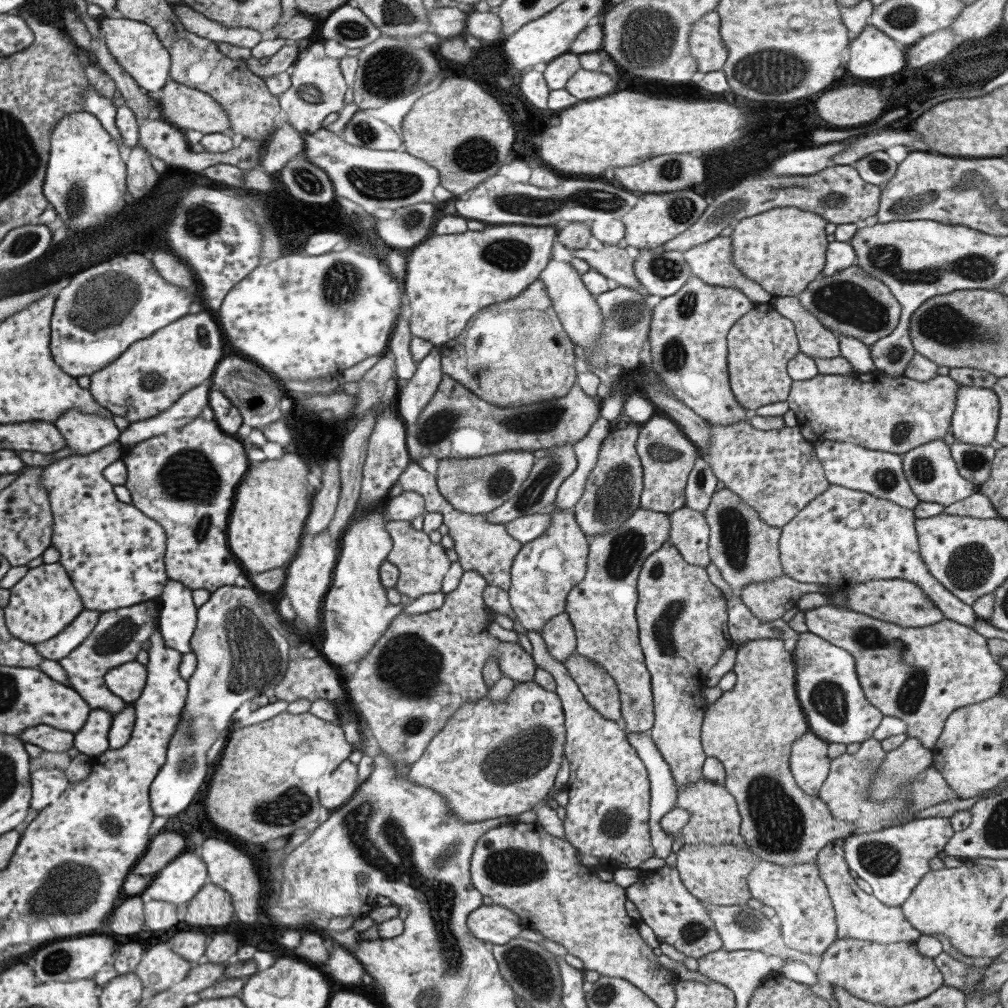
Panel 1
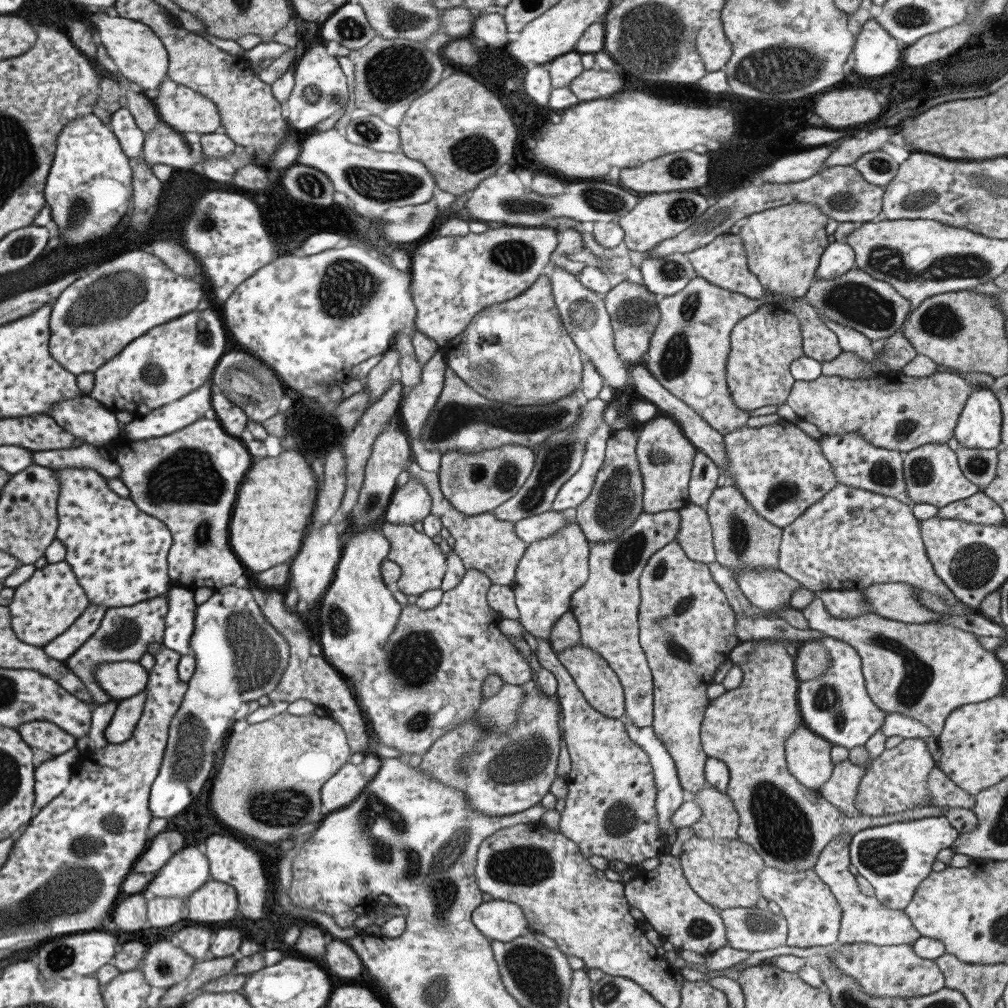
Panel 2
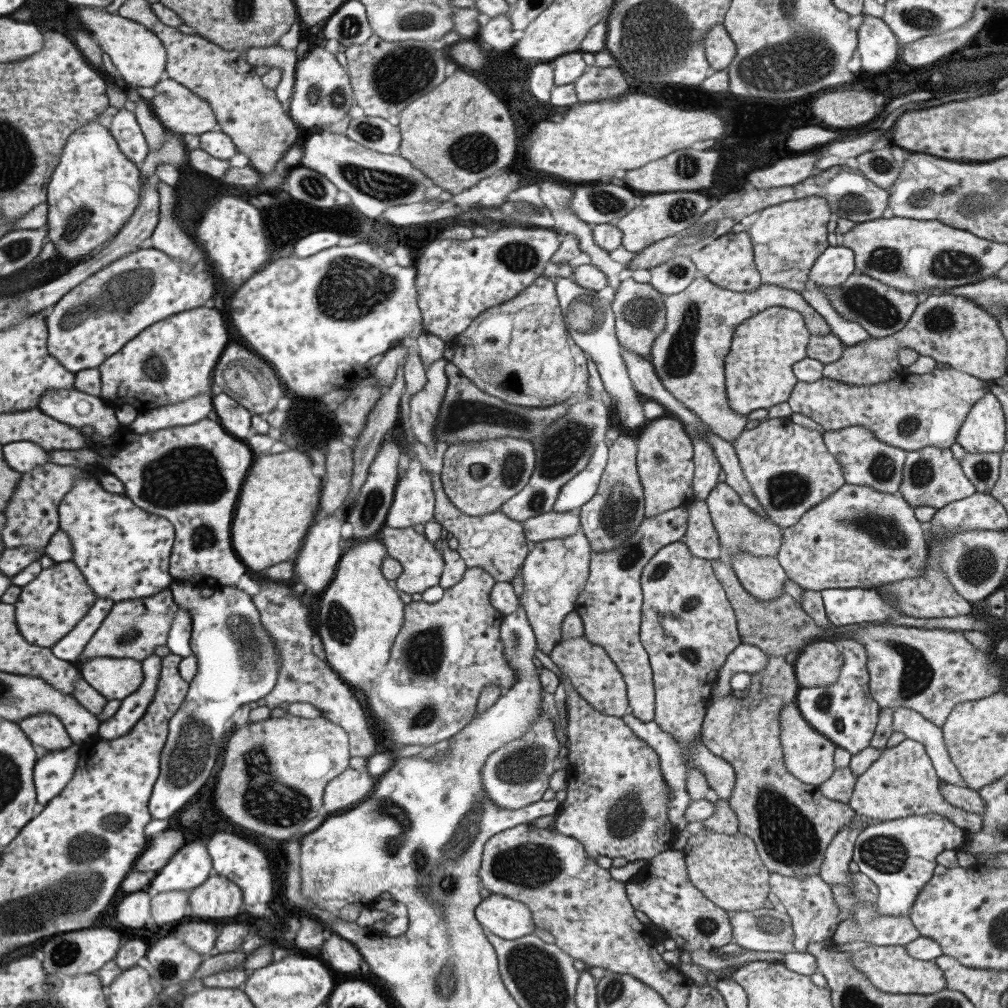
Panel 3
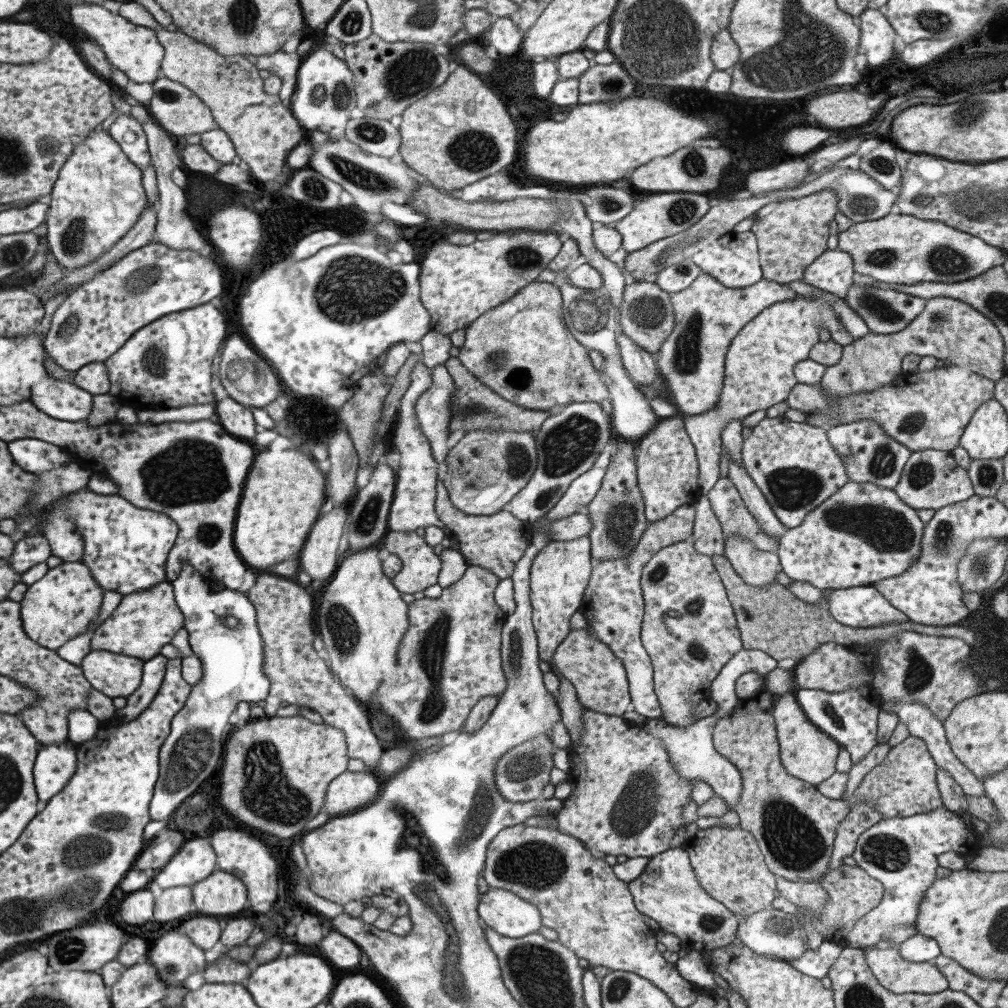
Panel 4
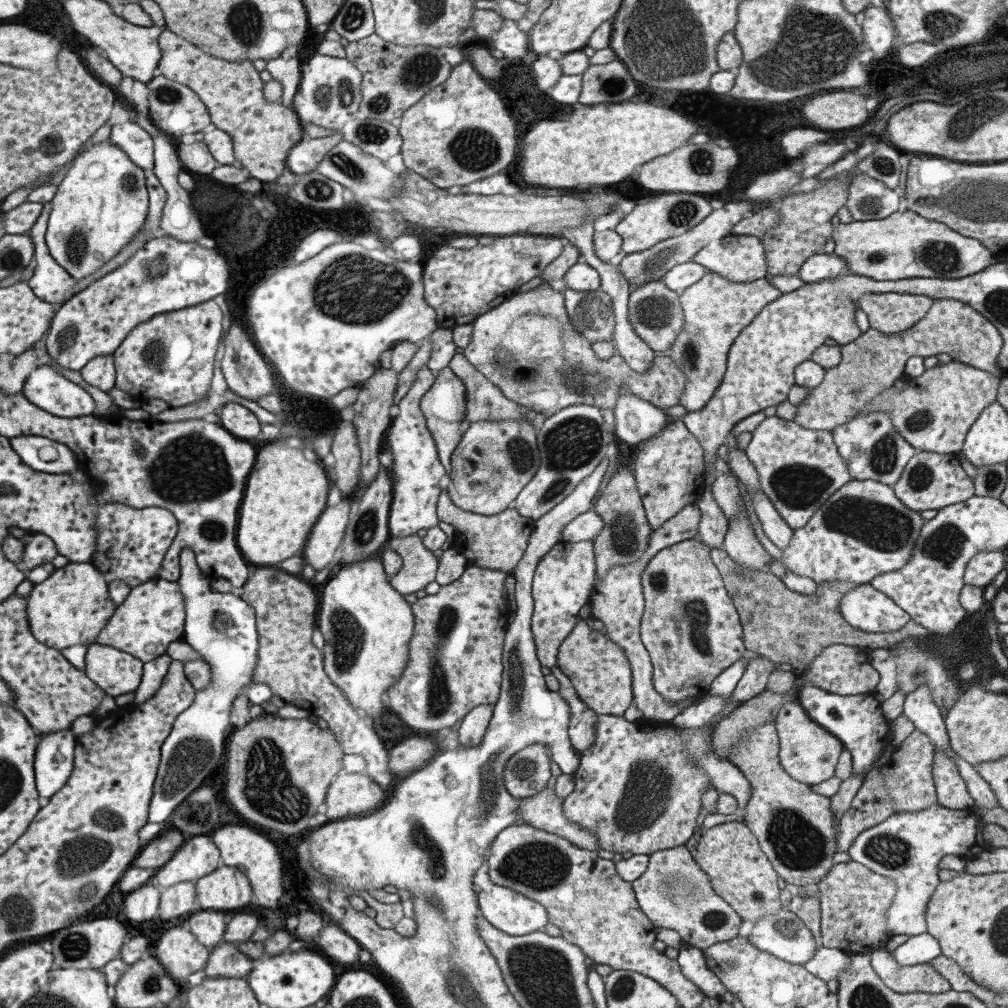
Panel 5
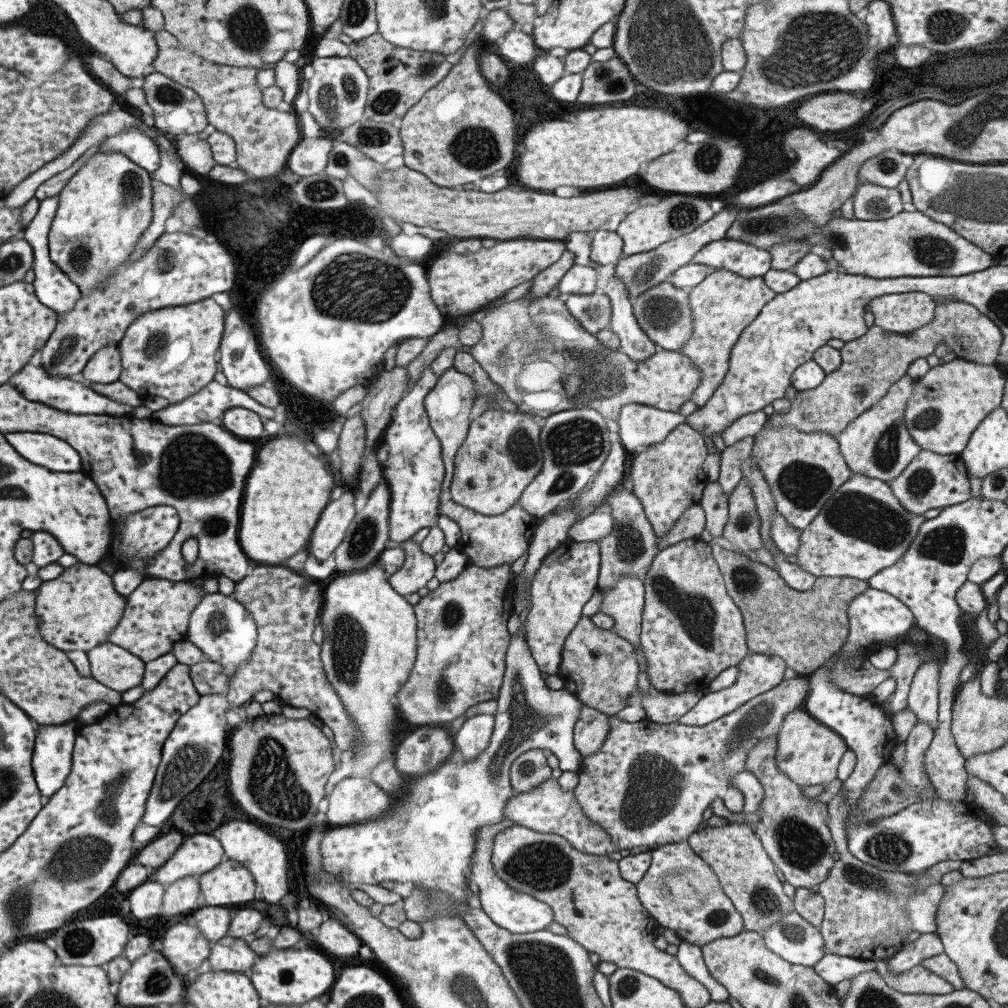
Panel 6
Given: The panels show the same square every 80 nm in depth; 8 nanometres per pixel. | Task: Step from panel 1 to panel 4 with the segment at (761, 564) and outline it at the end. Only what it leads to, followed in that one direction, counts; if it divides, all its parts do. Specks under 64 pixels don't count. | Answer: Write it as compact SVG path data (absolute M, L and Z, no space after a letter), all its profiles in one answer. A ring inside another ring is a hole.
M719 478L705 495L713 514L721 523L724 538L741 535L751 545L765 552L776 552L778 539L763 532L758 522L744 506L738 490L729 478Z

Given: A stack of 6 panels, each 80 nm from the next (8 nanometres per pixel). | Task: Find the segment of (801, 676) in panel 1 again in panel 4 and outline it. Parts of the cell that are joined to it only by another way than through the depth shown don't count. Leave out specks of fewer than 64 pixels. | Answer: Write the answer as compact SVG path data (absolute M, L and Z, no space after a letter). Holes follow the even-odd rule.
M869 685L857 686L839 692L796 689L795 701L809 723L825 735L829 735L841 749L850 754L851 763L859 762L876 746L877 716L881 710L880 696Z

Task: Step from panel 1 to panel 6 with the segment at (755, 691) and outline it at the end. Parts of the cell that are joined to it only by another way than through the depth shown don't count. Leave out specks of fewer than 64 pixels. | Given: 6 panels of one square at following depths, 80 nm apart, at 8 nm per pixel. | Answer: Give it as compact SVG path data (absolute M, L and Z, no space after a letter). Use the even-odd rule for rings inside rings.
M767 737L763 741L759 739L759 743L745 754L743 761L744 771L753 774L762 786L762 801L756 810L761 821L753 825L753 832L784 880L795 889L814 889L827 878L834 863L831 854L835 852L835 846L827 825L828 812L825 805L803 796L802 787L777 769L774 757L776 750L776 737Z

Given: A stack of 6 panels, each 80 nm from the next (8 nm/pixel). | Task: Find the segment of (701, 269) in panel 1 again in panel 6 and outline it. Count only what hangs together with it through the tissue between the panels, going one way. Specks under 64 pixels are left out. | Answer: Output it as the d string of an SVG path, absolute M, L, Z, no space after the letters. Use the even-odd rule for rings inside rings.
M722 239L705 244L690 260L690 263L703 264L713 270L729 270L745 278L762 277L770 270L771 258L767 251L761 251L747 243Z

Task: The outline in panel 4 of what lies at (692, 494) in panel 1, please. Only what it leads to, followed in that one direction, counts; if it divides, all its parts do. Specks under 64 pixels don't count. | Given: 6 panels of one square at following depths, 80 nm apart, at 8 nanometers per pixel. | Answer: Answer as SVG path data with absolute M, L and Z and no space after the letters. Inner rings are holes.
M818 292L811 297L797 295L793 300L766 306L729 343L722 387L714 407L700 415L680 415L695 449L700 496L705 496L715 481L719 480L719 455L723 451L720 432L728 422L741 420L751 412L765 411L787 398L796 383L792 369L797 362L808 359L808 350L819 340L818 330L828 330L830 339L839 346L844 347L853 342L852 336L826 300L832 300L832 304L838 303L838 298L832 294Z

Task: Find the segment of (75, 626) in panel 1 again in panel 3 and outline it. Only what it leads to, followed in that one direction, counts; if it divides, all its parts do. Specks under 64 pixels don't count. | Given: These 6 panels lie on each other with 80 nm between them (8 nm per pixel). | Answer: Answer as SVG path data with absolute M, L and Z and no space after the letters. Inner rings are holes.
M98 599L90 613L83 618L76 628L52 647L53 654L56 654L57 658L72 663L78 662L86 646L92 641L115 605L116 602L113 599Z

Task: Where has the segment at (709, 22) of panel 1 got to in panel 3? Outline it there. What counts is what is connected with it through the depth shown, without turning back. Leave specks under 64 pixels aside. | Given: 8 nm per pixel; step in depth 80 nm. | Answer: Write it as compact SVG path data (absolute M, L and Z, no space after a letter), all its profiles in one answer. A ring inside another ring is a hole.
M722 24L712 26L702 37L702 43L704 57L714 71L727 69L733 62L736 48Z

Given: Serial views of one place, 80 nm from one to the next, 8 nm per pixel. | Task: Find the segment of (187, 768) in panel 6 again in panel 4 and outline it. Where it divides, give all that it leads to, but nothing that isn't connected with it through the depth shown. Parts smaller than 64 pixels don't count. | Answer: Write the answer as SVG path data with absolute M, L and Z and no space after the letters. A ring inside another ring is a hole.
M185 563L179 576L172 581L173 594L176 605L184 615L184 629L188 634L188 645L201 661L201 680L192 687L192 694L185 702L184 708L179 710L169 724L169 733L158 750L158 778L155 781L152 797L149 801L149 814L153 820L165 820L183 800L185 796L193 794L195 788L211 775L217 766L217 760L223 752L223 742L232 731L228 717L235 711L239 702L265 701L268 695L269 679L262 671L262 640L256 627L256 612L245 594L236 590L223 589L217 591L210 588L210 584L189 563Z

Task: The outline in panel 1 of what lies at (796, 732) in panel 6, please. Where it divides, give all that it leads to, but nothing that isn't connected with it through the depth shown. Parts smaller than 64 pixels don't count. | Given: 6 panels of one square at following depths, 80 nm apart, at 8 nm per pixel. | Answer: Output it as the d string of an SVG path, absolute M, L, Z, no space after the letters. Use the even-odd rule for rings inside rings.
M810 731L793 742L788 766L795 784L807 796L817 796L829 773L828 744Z

